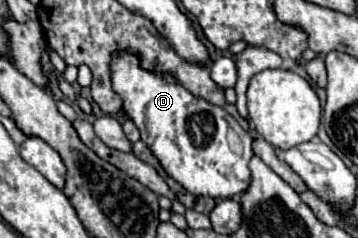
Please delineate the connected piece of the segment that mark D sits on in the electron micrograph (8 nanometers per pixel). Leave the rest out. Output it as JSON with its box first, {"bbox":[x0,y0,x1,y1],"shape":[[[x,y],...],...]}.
{"bbox":[112,53,252,199],"shape":[[[116,53],[112,63],[112,85],[114,91],[124,99],[124,113],[140,129],[142,141],[152,149],[152,153],[162,163],[164,171],[178,181],[192,195],[230,199],[242,195],[250,187],[250,159],[252,159],[252,141],[246,131],[218,105],[212,105],[200,97],[194,97],[170,75],[158,75],[140,69],[140,61],[132,53]]]}

